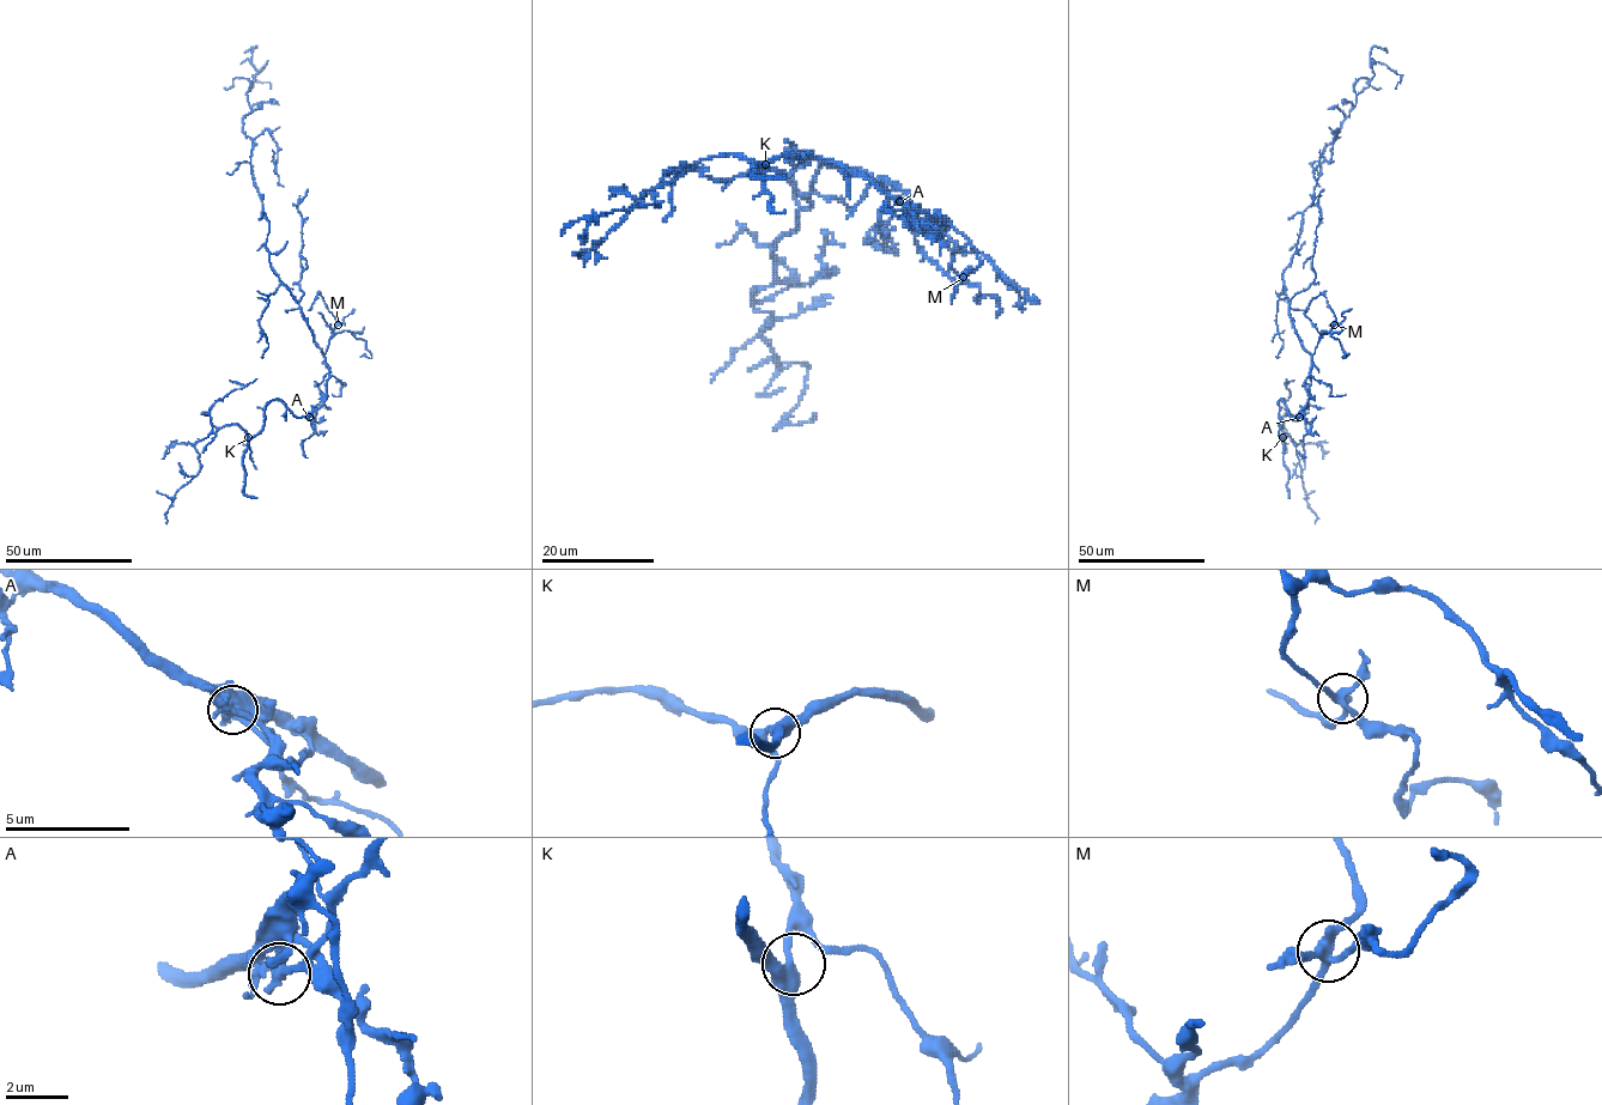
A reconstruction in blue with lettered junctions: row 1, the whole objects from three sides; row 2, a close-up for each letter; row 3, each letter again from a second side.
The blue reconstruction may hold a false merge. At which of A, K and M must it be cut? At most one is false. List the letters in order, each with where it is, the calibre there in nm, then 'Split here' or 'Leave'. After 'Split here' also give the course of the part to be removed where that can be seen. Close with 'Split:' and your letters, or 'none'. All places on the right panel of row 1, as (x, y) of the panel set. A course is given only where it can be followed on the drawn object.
A: Place: (1299, 417). Thickness 280 nm. Split here. Course of the part to remove: (1300, 417), (1309, 405), (1310, 374)
K: Place: (1282, 437). Thickness 360 nm. Leave
M: Place: (1334, 325). Thickness 320 nm. Leave
Split: A

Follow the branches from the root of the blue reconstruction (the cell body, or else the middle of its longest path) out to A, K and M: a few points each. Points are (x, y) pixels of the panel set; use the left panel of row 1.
A: (308, 323), (329, 375), (326, 400), (309, 417)
K: (308, 323), (328, 368), (325, 402), (297, 417), (273, 399), (266, 407), (264, 427), (248, 437)
M: (308, 323), (323, 354), (338, 325)

